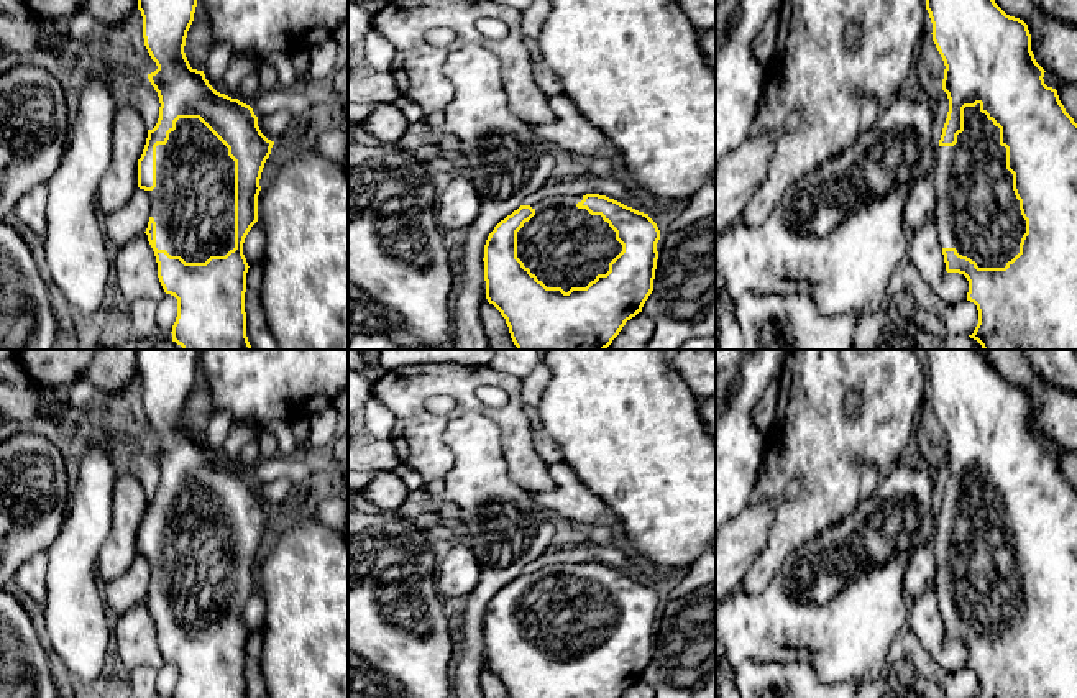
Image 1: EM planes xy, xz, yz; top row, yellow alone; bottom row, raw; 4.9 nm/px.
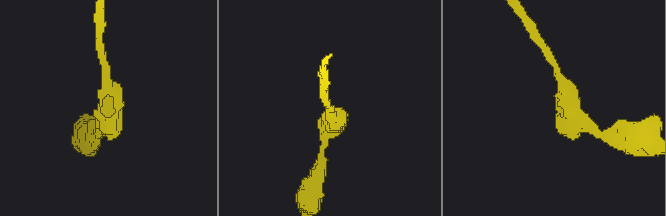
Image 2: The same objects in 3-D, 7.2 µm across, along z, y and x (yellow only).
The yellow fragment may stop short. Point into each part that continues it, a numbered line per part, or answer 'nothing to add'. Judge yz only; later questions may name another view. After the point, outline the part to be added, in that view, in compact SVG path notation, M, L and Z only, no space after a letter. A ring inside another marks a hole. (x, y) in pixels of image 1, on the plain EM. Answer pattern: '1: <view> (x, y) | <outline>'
1: yz (977, 582) | M980 471L964 476L964 499L957 503L957 511L936 516L931 547L937 560L934 595L941 614L956 616L978 636L1005 636L1020 621L1026 588L1013 558L1013 542L1006 537L1000 496L980 480Z

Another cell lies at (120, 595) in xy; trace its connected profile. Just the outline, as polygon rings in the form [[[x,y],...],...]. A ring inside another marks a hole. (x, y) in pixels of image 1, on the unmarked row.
[[[138,555],[121,576],[102,585],[103,601],[112,619],[146,599],[149,580],[151,568],[148,558]]]

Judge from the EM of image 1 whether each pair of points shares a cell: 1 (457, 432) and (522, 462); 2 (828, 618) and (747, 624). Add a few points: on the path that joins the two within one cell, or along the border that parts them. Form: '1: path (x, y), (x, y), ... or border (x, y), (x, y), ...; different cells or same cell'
1: border (488, 416), (499, 429), (508, 475), (521, 486); different cells
2: path (808, 624), (767, 624); same cell

